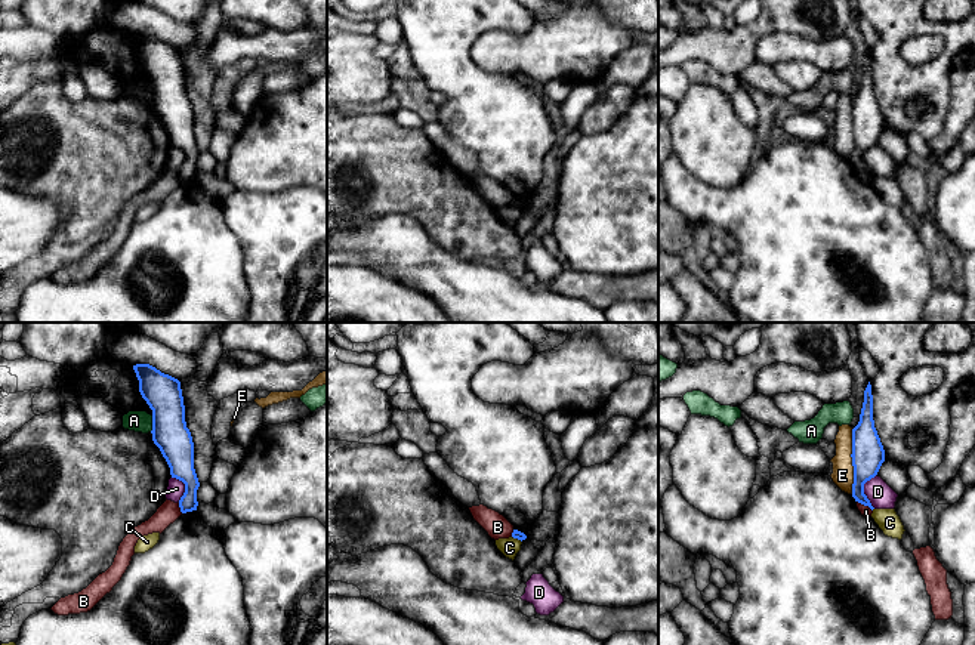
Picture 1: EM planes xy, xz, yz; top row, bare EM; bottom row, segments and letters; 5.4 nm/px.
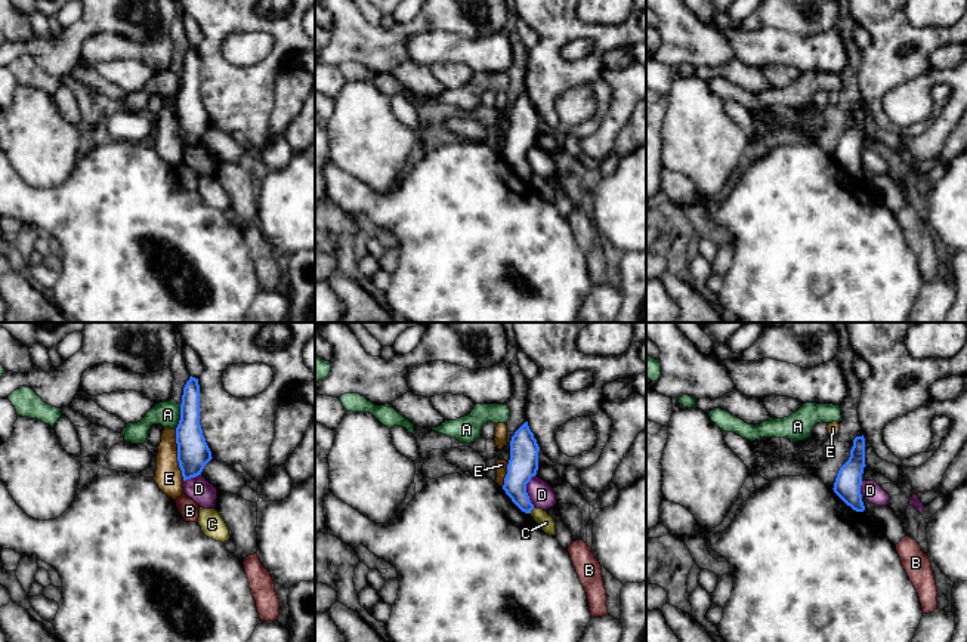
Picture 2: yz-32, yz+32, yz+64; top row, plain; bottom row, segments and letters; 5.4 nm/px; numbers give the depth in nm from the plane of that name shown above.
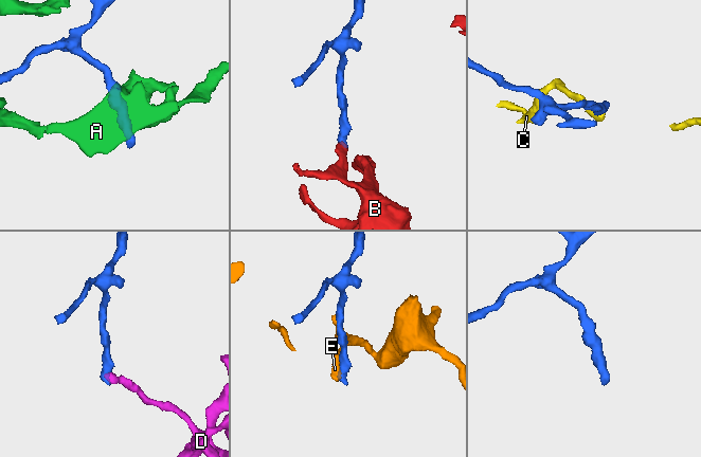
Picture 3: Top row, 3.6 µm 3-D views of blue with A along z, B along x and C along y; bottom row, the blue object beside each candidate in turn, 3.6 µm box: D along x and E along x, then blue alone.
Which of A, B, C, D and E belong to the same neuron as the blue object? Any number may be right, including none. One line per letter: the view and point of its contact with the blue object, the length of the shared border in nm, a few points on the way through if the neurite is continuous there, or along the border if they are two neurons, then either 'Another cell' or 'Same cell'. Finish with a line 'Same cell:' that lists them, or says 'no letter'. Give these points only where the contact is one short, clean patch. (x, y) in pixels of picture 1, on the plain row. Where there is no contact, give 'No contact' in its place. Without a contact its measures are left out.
A: Touches blue at xy (153, 92). Shared border 90 nm. Boundary: xy (153, 85), (153, 96), (150, 99). Another cell
B: Touches blue at yz (864, 173). Shared border 110 nm. Boundary: yz (857, 169), (872, 179). Another cell
C: Touches blue at xz (517, 206). Shared border 70 nm. Boundary: xz (512, 204), (521, 210). Another cell
D: Touches blue at yz (863, 159). Shared border 190 nm. Boundary: yz (876, 142), (864, 153), (864, 163), (875, 176). Another cell
E: Touches blue at yz (852, 130). Shared border 360 nm. Boundary: yz (851, 98), (852, 161). Another cell
Same cell: no letter

